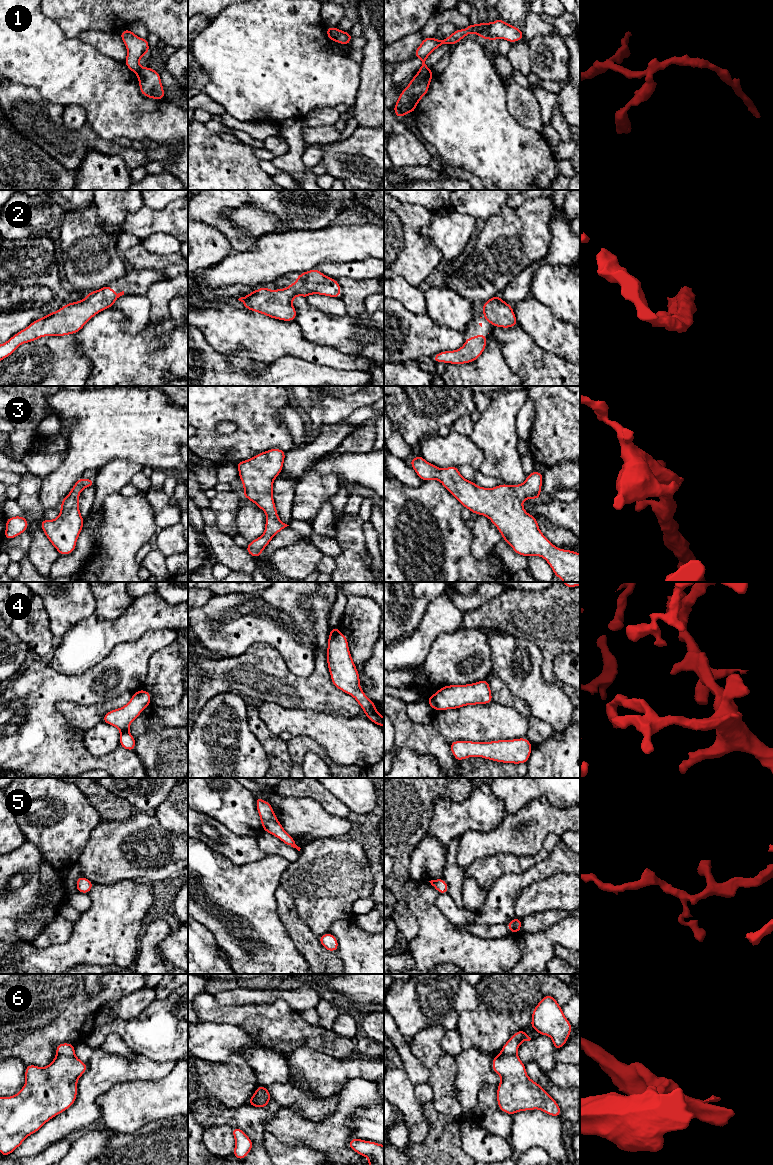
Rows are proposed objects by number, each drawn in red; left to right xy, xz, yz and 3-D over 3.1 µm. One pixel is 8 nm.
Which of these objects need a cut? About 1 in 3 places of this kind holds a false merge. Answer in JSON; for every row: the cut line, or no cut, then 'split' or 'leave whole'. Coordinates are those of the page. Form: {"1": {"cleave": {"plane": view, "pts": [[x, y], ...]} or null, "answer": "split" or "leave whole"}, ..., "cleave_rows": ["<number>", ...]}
{"1": {"cleave": {"plane": "xz", "pts": [[337, 28], [333, 40]]}, "answer": "split"}, "2": {"cleave": null, "answer": "leave whole"}, "3": {"cleave": null, "answer": "leave whole"}, "4": {"cleave": null, "answer": "leave whole"}, "5": {"cleave": null, "answer": "leave whole"}, "6": {"cleave": {"plane": "xz", "pts": [[265, 1087], [262, 1091], [263, 1098]]}, "answer": "split"}, "cleave_rows": ["1", "6"]}

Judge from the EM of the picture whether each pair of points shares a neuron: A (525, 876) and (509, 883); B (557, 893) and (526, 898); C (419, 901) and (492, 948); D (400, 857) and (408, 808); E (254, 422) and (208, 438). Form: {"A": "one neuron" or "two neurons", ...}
{"A": "one neuron", "B": "one neuron", "C": "one neuron", "D": "one neuron", "E": "one neuron"}

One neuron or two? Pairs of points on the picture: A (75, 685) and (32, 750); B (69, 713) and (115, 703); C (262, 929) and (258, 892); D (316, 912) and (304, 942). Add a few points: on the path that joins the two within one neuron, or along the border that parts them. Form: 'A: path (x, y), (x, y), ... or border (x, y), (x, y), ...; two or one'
A: path (57, 696), (32, 721), (32, 732); one
B: path (80, 713), (94, 713), (104, 707); one
C: path (258, 920), (258, 901); one
D: border (296, 909), (298, 917), (314, 934); two

